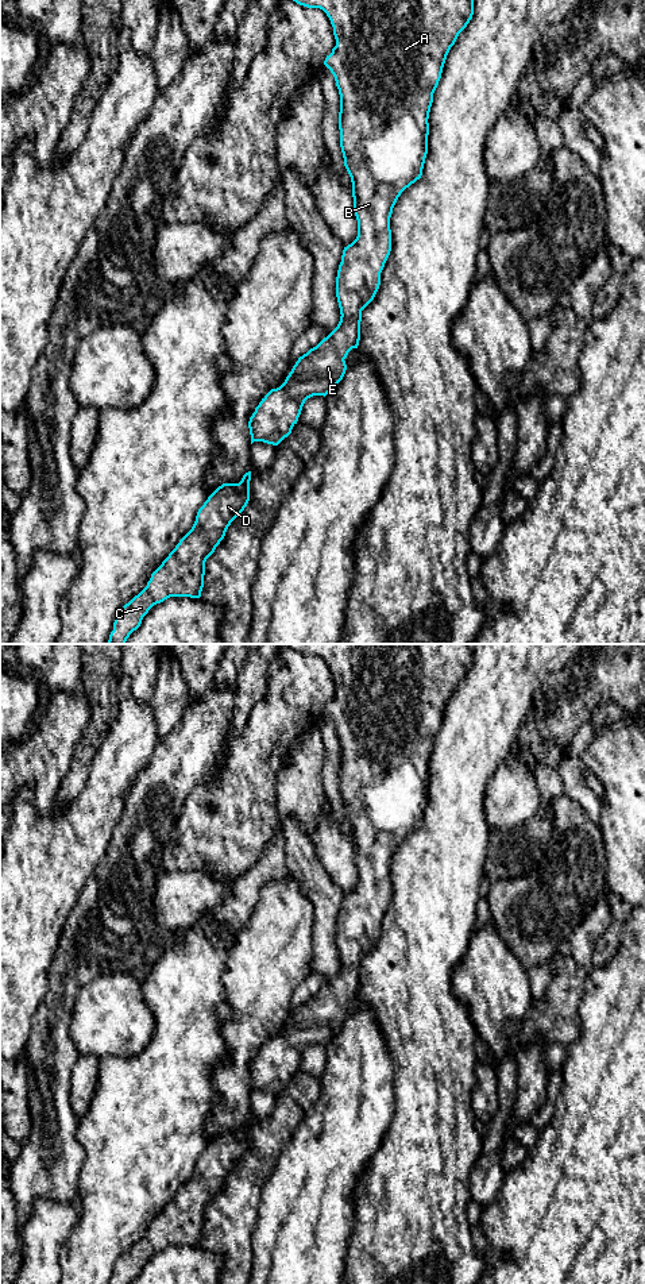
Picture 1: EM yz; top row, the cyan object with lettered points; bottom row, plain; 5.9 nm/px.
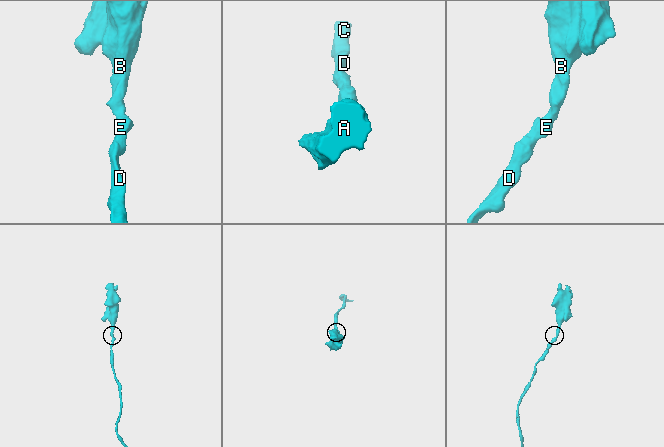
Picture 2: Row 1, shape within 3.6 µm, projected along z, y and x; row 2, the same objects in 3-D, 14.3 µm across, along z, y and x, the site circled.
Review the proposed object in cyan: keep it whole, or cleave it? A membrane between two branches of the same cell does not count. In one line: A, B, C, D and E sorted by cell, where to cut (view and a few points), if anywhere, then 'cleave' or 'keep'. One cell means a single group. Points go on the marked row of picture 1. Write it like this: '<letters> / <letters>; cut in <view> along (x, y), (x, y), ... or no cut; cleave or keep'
A B C D E; no cut; keep

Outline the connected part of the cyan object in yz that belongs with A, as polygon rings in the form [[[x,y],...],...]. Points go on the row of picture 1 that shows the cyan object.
[[[474,0],[293,1],[308,8],[322,9],[333,27],[336,46],[327,55],[324,65],[333,74],[340,95],[340,147],[352,182],[358,236],[344,247],[337,270],[336,297],[341,315],[337,327],[316,347],[300,356],[285,382],[262,398],[248,421],[251,444],[263,442],[278,446],[291,433],[305,401],[313,396],[325,397],[343,379],[347,370],[344,359],[352,348],[359,346],[362,311],[374,300],[381,285],[381,273],[391,251],[393,208],[401,193],[422,176],[428,154],[429,112],[447,55],[474,15]]]

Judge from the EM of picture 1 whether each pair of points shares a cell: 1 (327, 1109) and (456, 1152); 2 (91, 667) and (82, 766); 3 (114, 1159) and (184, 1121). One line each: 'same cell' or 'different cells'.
1: different cells
2: same cell
3: same cell

